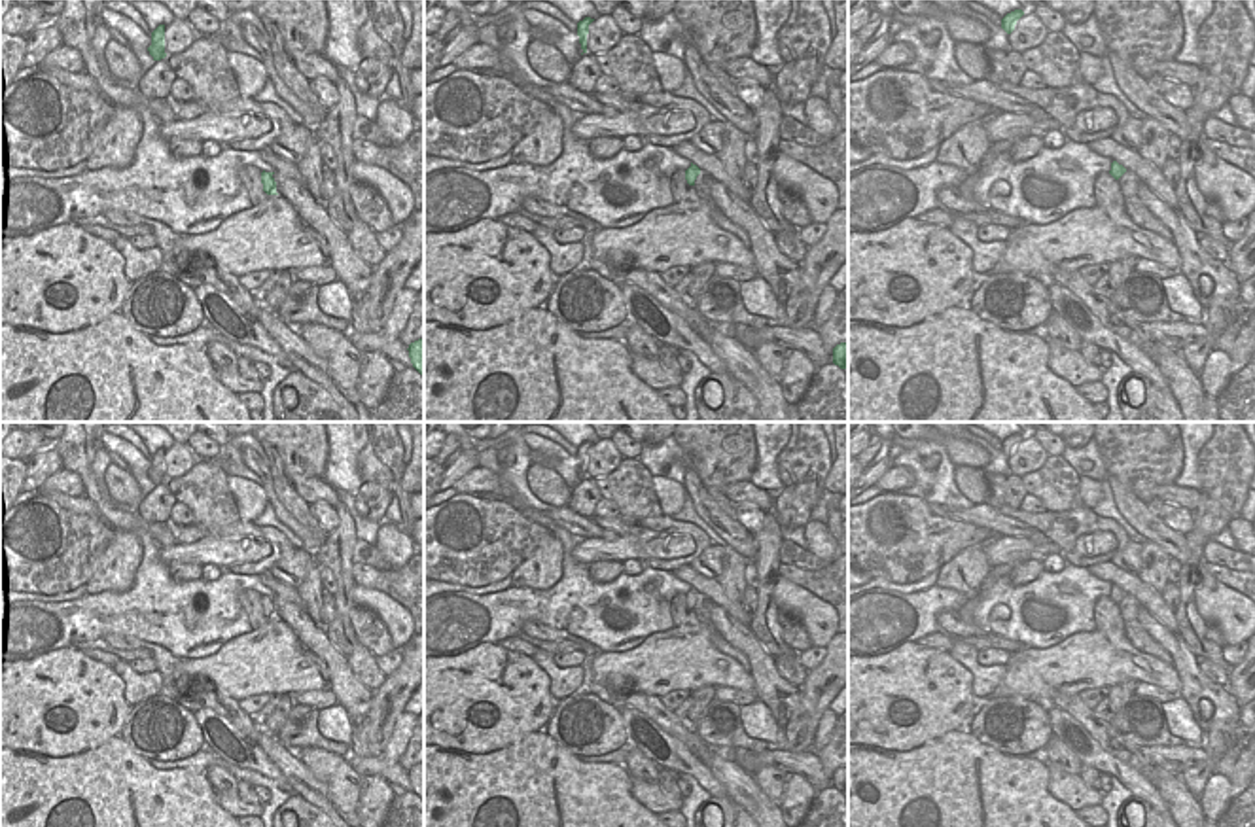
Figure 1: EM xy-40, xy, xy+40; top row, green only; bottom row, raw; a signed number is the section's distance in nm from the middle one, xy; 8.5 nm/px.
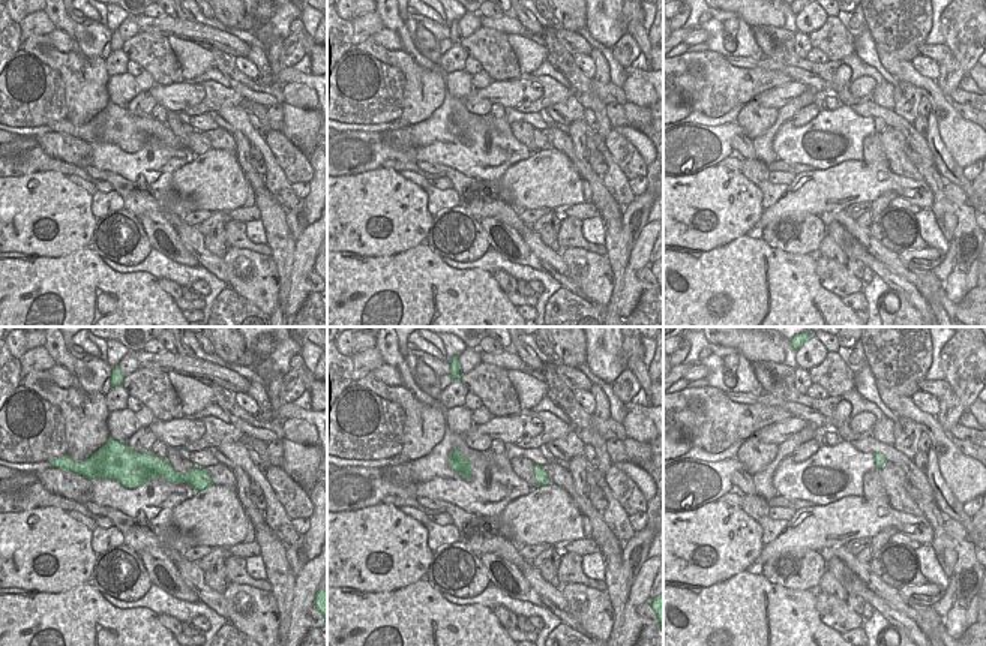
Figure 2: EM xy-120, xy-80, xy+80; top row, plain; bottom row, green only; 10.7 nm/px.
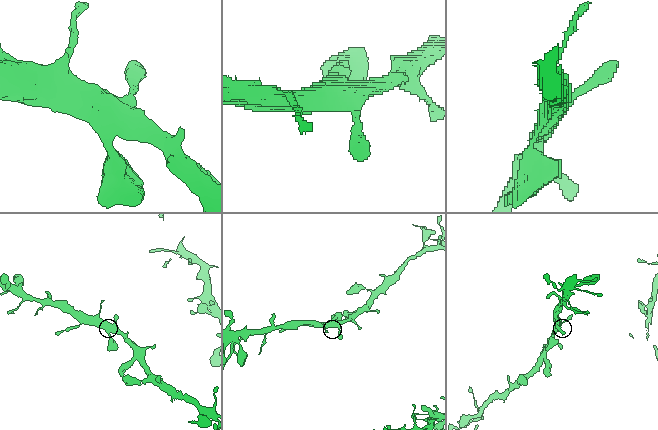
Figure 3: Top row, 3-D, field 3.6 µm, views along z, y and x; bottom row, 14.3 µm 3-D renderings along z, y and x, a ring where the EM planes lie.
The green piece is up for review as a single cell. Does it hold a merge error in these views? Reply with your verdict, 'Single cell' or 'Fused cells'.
Single cell

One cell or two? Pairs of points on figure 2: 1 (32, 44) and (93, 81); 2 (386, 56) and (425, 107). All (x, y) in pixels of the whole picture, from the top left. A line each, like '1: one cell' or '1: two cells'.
1: one cell
2: one cell

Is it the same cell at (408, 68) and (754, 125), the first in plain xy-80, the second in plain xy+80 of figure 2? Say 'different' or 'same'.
same

